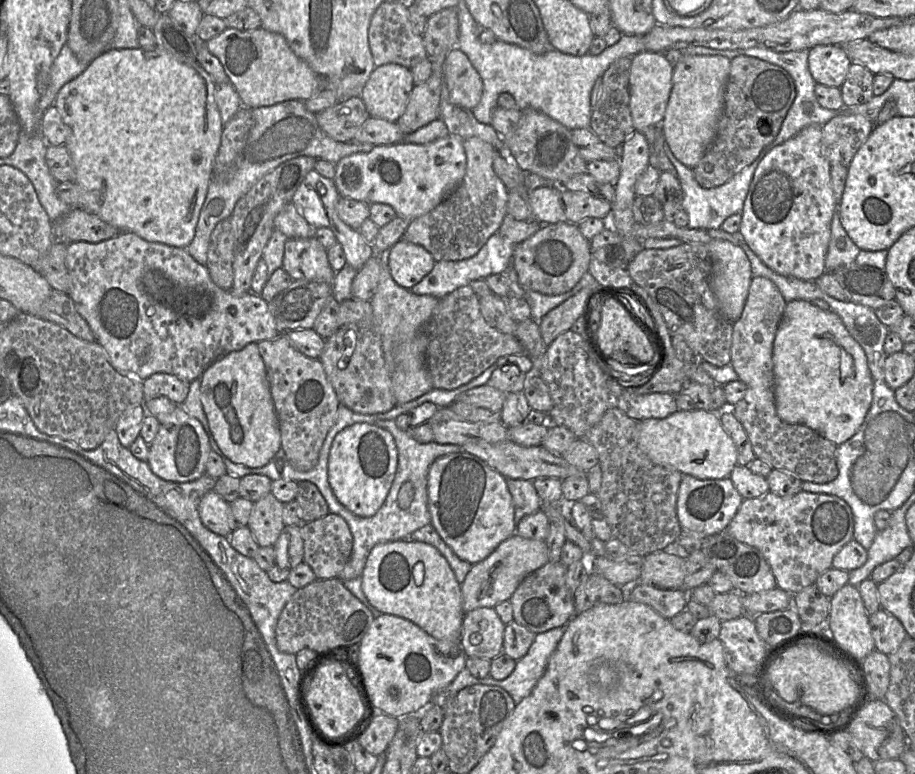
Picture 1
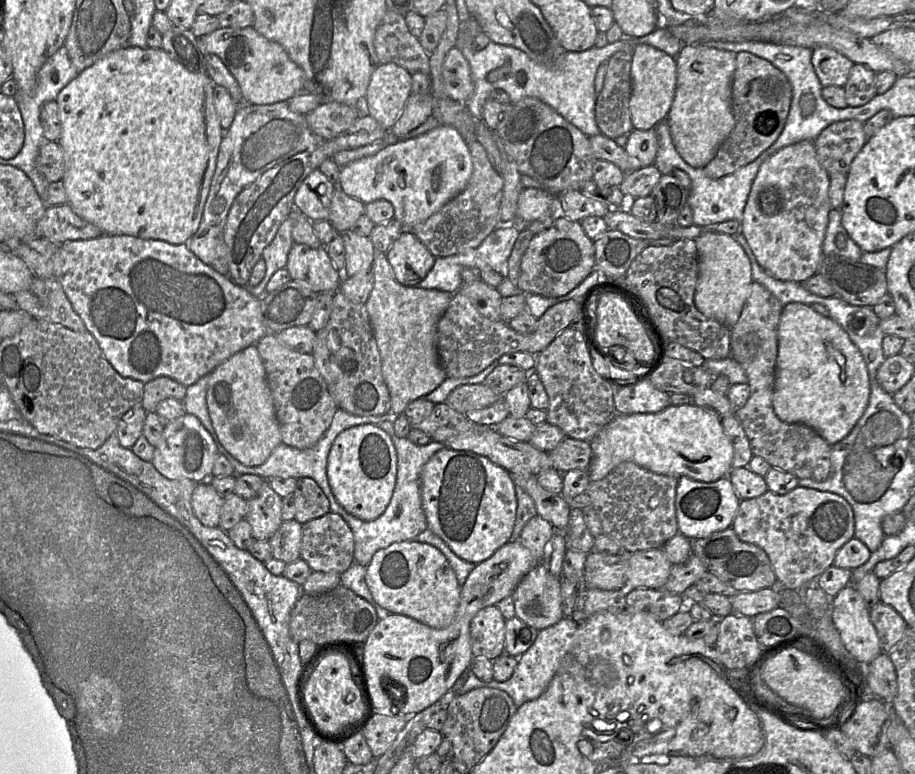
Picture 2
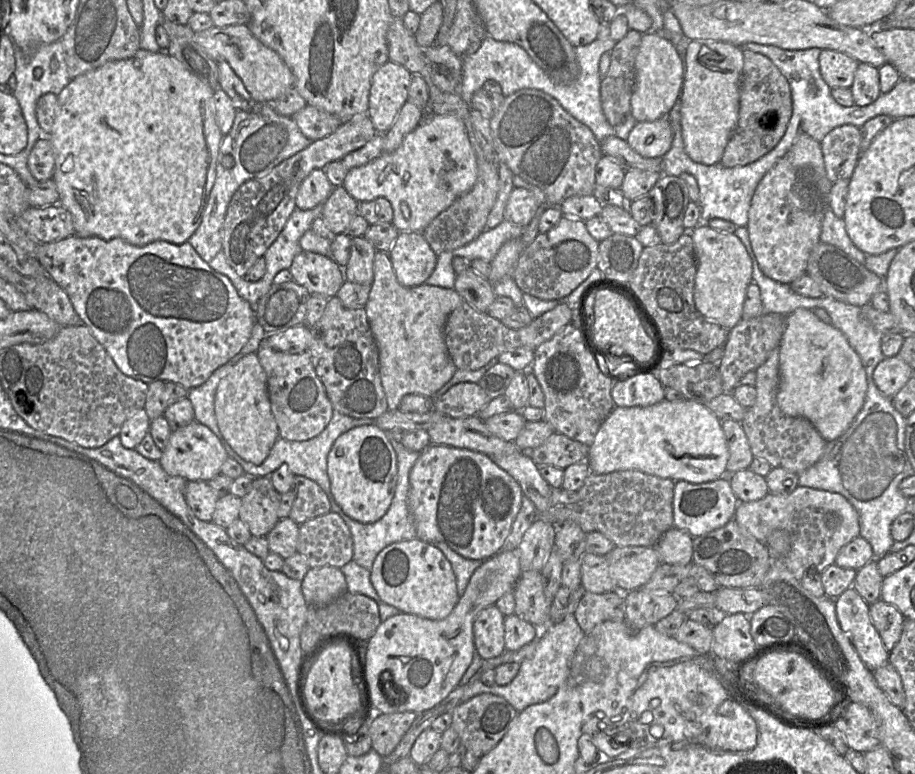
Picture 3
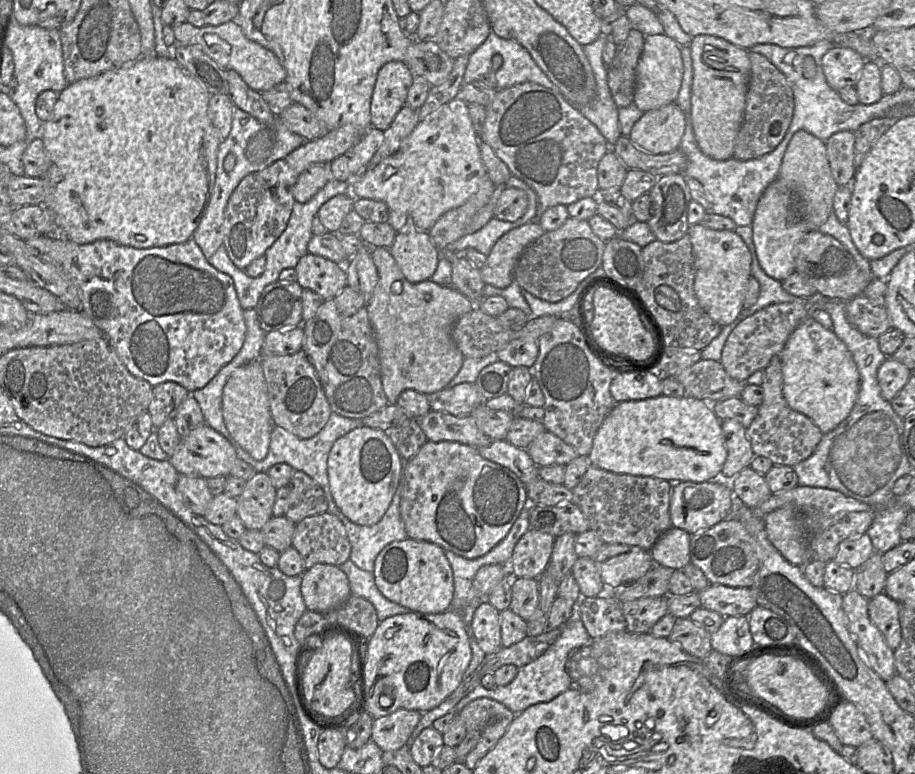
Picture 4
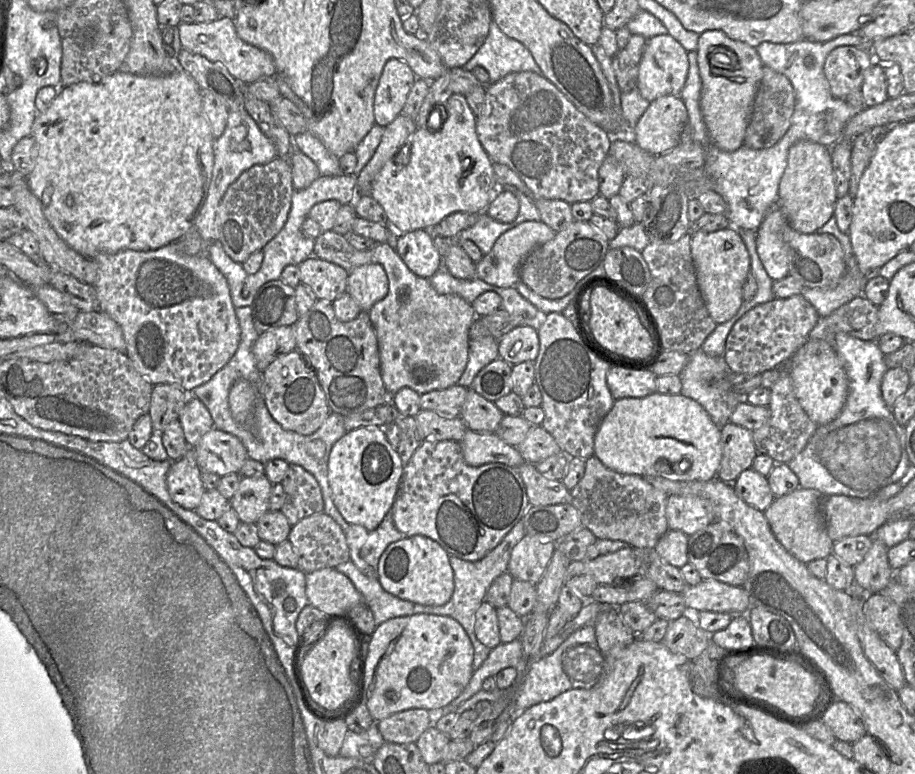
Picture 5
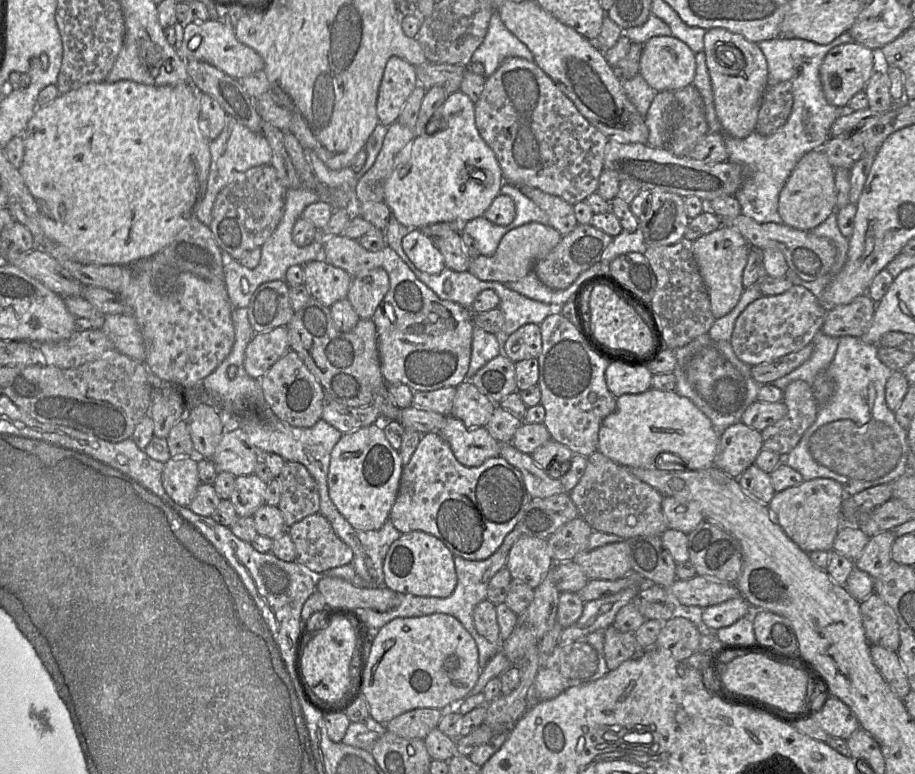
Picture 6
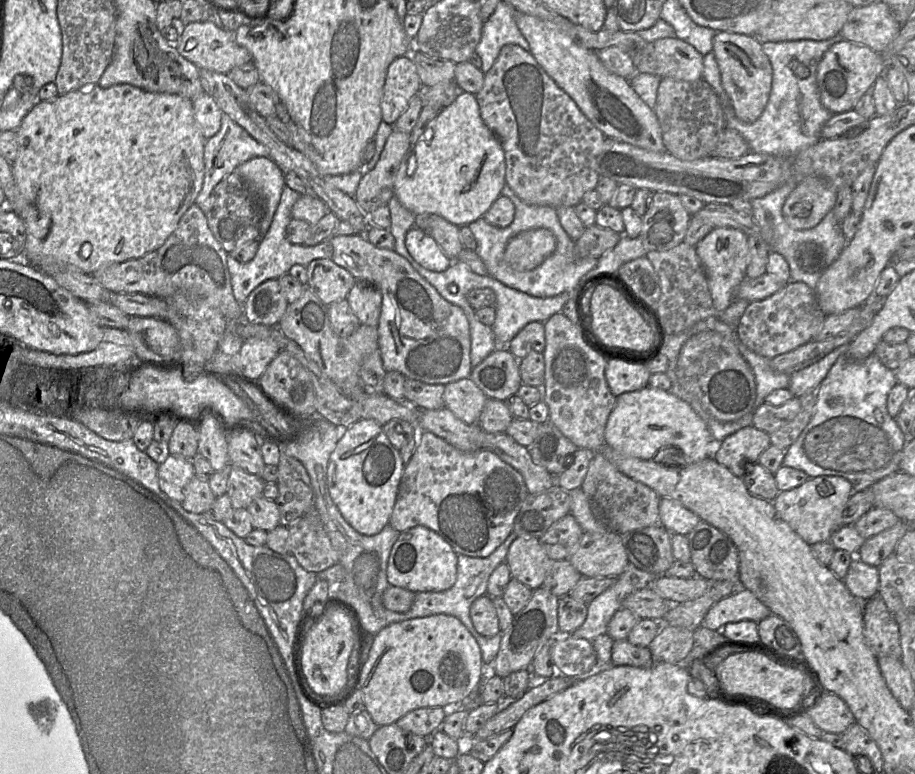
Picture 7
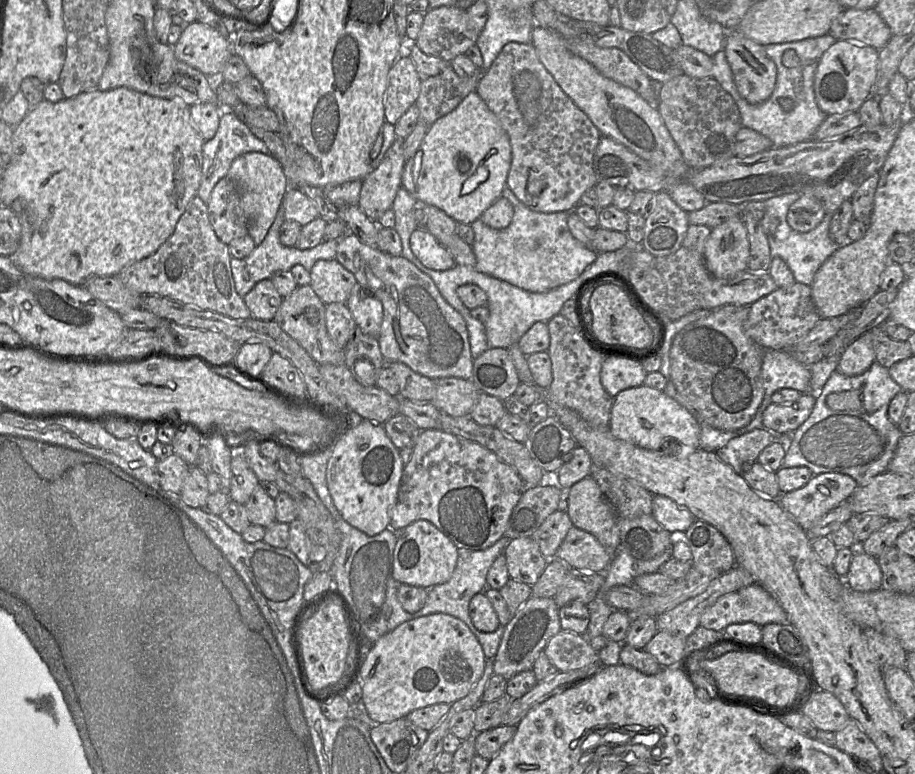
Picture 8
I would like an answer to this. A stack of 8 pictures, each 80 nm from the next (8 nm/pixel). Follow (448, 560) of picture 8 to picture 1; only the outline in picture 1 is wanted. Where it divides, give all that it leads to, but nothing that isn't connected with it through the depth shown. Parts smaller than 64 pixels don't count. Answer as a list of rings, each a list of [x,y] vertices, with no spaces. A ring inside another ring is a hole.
[[[410,537],[377,544],[366,559],[361,582],[367,600],[381,613],[407,619],[436,639],[461,641],[461,584],[434,546]]]

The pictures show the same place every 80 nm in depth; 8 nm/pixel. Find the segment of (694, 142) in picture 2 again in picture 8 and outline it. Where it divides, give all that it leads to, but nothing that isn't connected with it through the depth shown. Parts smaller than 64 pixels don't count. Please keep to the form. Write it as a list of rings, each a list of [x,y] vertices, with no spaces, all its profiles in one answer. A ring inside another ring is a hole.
[[[730,32],[725,38],[723,50],[740,96],[750,104],[766,101],[774,90],[777,70],[775,63],[766,55],[764,47],[736,32]]]

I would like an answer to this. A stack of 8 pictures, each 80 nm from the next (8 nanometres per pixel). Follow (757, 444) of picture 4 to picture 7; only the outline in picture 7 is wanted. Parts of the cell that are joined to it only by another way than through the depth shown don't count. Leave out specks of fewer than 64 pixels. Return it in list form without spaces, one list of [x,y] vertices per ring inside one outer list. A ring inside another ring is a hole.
[[[806,394],[798,397],[801,410],[789,423],[770,434],[771,445],[787,450],[798,439],[814,414],[815,394]]]

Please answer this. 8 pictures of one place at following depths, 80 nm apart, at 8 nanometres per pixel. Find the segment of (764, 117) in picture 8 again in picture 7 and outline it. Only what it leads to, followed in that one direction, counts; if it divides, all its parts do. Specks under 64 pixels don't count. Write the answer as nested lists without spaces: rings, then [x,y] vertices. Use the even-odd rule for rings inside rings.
[[[837,34],[827,40],[792,40],[782,42],[763,42],[761,44],[762,51],[768,57],[772,66],[772,87],[768,103],[764,108],[759,118],[751,123],[747,123],[738,119],[735,114],[733,105],[727,93],[721,84],[721,76],[715,56],[712,52],[703,56],[703,75],[702,79],[705,80],[713,88],[717,94],[723,112],[724,118],[727,120],[730,129],[737,130],[746,140],[749,145],[750,152],[764,153],[782,157],[792,157],[800,150],[815,144],[821,139],[821,130],[827,120],[834,114],[826,109],[820,100],[819,88],[817,85],[816,74],[818,65],[825,54],[825,52],[835,43],[842,41],[842,35]],[[797,61],[802,63],[800,69],[791,69],[790,62]]]

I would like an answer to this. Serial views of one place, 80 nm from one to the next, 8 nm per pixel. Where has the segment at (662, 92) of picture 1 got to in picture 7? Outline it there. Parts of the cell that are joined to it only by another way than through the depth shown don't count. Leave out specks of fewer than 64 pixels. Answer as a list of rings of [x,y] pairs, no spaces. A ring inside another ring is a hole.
[[[662,38],[653,42],[658,62],[657,75],[682,81],[702,79],[703,55],[678,38]]]

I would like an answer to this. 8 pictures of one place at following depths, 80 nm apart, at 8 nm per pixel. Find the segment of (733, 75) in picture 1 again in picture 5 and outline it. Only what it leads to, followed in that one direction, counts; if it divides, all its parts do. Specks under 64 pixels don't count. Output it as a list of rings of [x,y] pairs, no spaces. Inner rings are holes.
[[[763,66],[763,76],[754,99],[743,145],[752,149],[764,149],[775,145],[789,129],[794,107],[794,90],[790,80],[770,67]]]

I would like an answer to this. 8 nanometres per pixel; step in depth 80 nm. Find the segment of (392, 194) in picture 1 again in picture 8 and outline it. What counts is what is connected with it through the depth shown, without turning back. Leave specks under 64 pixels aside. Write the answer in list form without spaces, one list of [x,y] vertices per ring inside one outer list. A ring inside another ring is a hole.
[[[473,91],[454,110],[428,127],[418,150],[405,162],[401,186],[420,204],[433,205],[458,223],[471,224],[502,197],[511,161],[512,149],[507,132],[484,100]]]

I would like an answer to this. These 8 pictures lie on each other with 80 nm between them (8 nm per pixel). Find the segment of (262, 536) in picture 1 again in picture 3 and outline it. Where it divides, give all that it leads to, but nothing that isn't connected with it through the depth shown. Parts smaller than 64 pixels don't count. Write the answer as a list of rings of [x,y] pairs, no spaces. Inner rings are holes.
[[[255,477],[249,492],[241,498],[239,519],[248,527],[252,536],[265,536],[279,521],[277,511],[280,495],[270,477]]]

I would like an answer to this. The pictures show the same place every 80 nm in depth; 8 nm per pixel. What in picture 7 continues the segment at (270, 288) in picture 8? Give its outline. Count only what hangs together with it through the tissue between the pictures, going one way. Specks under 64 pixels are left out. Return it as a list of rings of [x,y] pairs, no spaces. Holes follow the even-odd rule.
[[[269,279],[250,293],[243,304],[243,318],[251,324],[277,326],[287,306],[278,280]]]

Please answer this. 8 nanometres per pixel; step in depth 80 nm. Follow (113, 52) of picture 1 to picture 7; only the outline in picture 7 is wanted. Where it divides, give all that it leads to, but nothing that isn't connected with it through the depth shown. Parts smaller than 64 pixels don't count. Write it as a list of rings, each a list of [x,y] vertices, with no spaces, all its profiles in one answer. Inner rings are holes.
[[[98,84],[86,89],[71,91],[49,101],[38,101],[15,130],[17,157],[12,172],[23,198],[19,217],[26,227],[26,243],[22,260],[33,267],[64,264],[87,275],[103,267],[137,259],[161,247],[175,231],[182,215],[193,205],[200,193],[205,175],[204,147],[206,138],[198,125],[193,100],[177,94],[148,92],[130,84],[117,84],[101,88]]]

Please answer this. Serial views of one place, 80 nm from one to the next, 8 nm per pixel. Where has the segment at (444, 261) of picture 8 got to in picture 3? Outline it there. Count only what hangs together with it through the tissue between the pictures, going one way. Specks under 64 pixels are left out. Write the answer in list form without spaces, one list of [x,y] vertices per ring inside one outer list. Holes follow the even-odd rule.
[[[400,232],[388,254],[397,280],[404,287],[425,283],[438,257],[422,232]]]

